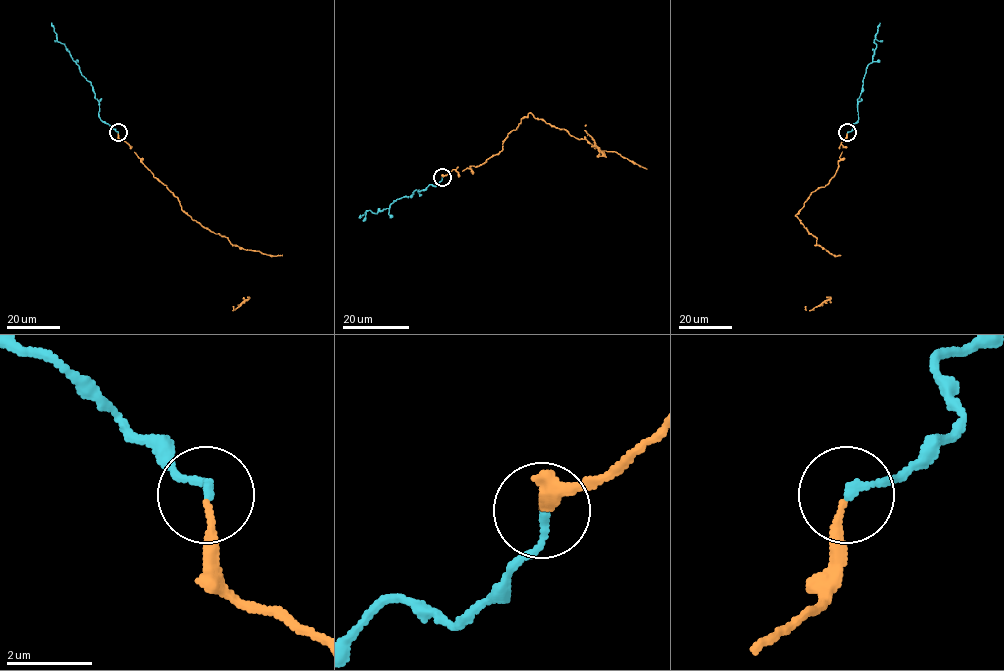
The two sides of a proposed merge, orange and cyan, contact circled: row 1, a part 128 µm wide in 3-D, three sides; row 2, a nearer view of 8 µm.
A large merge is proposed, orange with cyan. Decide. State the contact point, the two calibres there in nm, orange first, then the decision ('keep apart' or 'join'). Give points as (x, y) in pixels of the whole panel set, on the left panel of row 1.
(118, 132) | 160/190 nm | join

